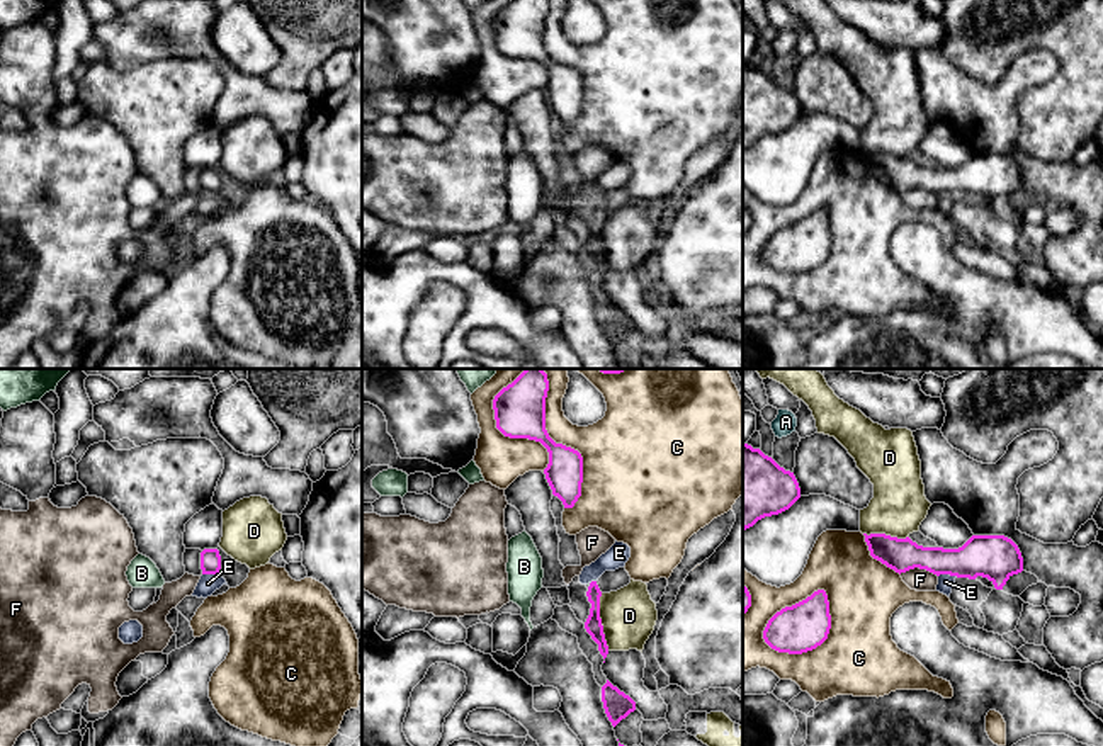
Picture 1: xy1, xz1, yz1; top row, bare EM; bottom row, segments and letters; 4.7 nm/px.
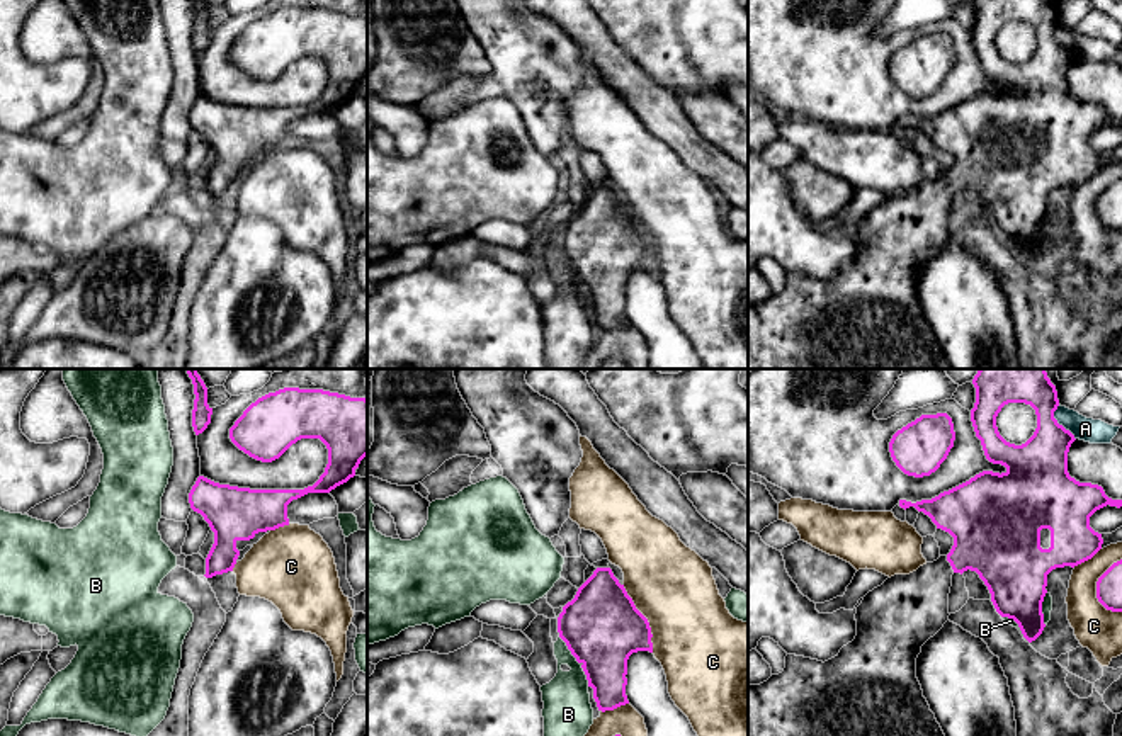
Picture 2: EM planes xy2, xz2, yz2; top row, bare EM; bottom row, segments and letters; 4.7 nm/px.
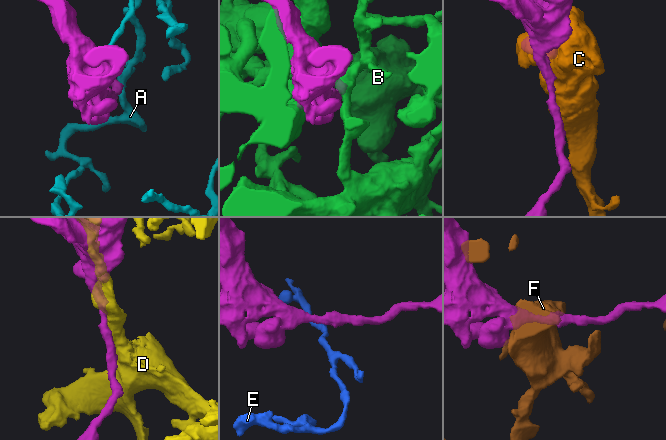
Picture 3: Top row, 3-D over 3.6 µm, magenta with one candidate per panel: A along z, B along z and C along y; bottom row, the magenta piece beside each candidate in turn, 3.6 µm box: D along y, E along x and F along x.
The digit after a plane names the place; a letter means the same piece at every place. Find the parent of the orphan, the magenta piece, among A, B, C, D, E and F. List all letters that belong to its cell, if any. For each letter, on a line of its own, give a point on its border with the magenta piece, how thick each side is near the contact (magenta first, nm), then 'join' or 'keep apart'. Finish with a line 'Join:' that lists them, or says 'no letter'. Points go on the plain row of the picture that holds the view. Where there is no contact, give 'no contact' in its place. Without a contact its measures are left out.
A: yz2 (1058, 43) | 280/110 nm | keep apart
B: xz2 (577, 279) | 380/220 nm | keep apart
C: yz1 (782, 228) | 220/200 nm | keep apart
D: xz1 (600, 242) | 80/260 nm | keep apart
E: yz1 (949, 192) | 220/80 nm | keep apart
F: yz1 (918, 186) | 160/110 nm | keep apart
Join: no letter

